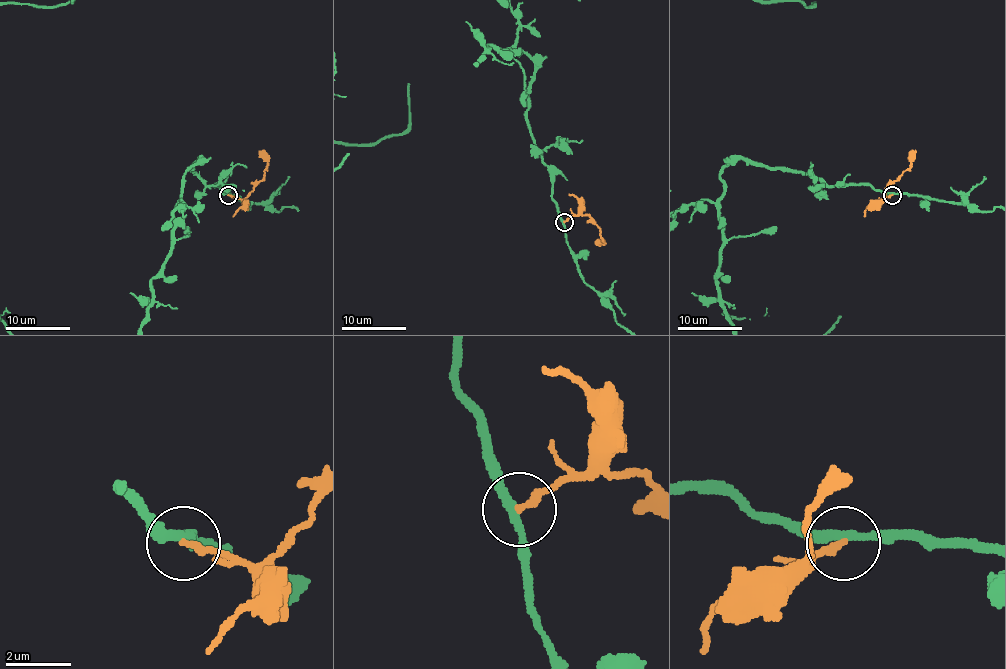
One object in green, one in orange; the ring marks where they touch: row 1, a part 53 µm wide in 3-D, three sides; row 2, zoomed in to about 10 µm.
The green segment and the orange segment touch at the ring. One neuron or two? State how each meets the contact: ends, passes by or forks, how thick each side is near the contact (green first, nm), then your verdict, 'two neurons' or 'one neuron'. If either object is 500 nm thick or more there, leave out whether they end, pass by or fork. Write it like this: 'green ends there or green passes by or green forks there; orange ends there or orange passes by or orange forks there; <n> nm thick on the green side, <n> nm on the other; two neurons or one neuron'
green passes by; orange ends there; 240 nm thick on the green side, 240 nm on the other; one neuron

